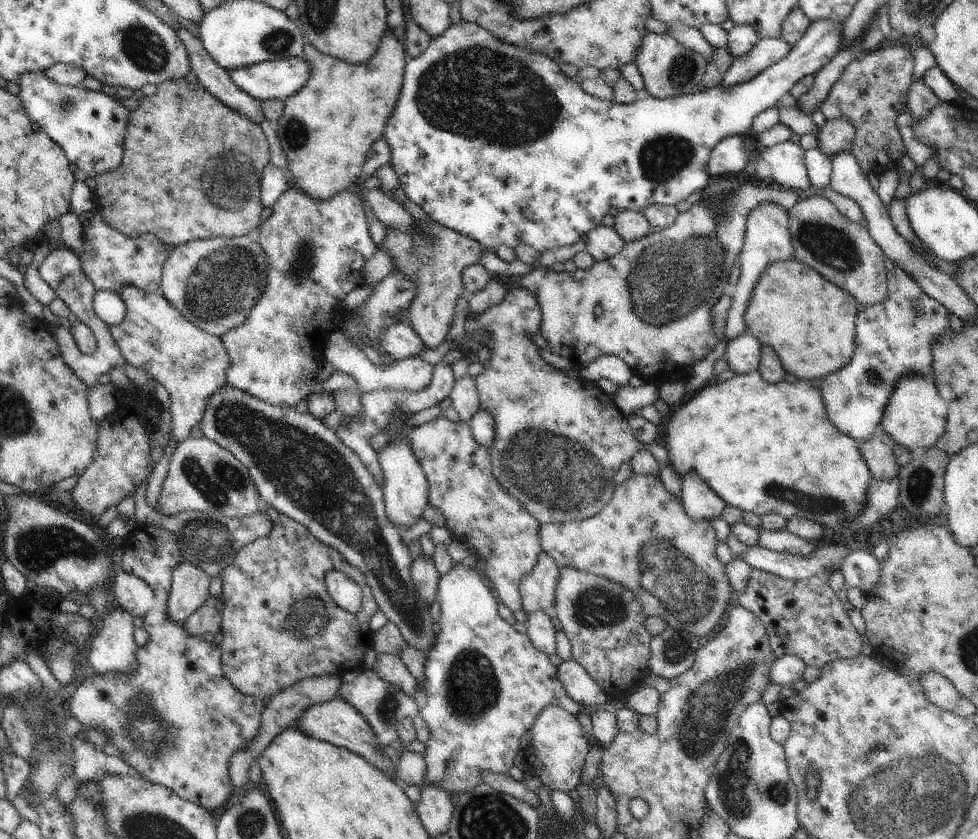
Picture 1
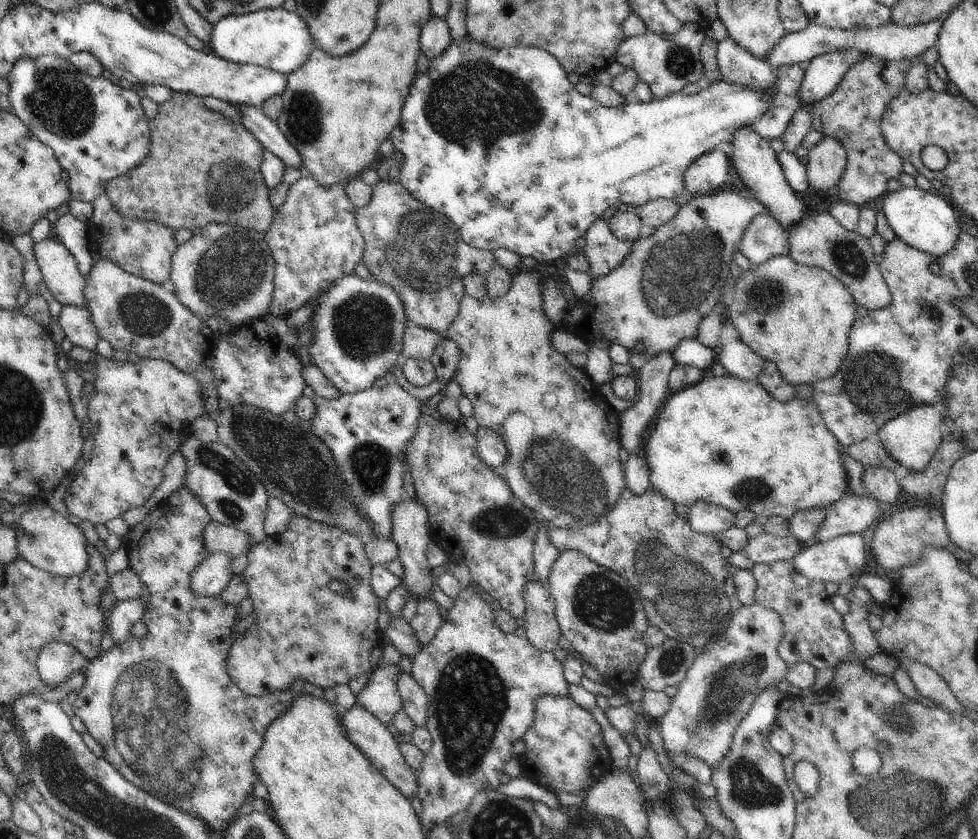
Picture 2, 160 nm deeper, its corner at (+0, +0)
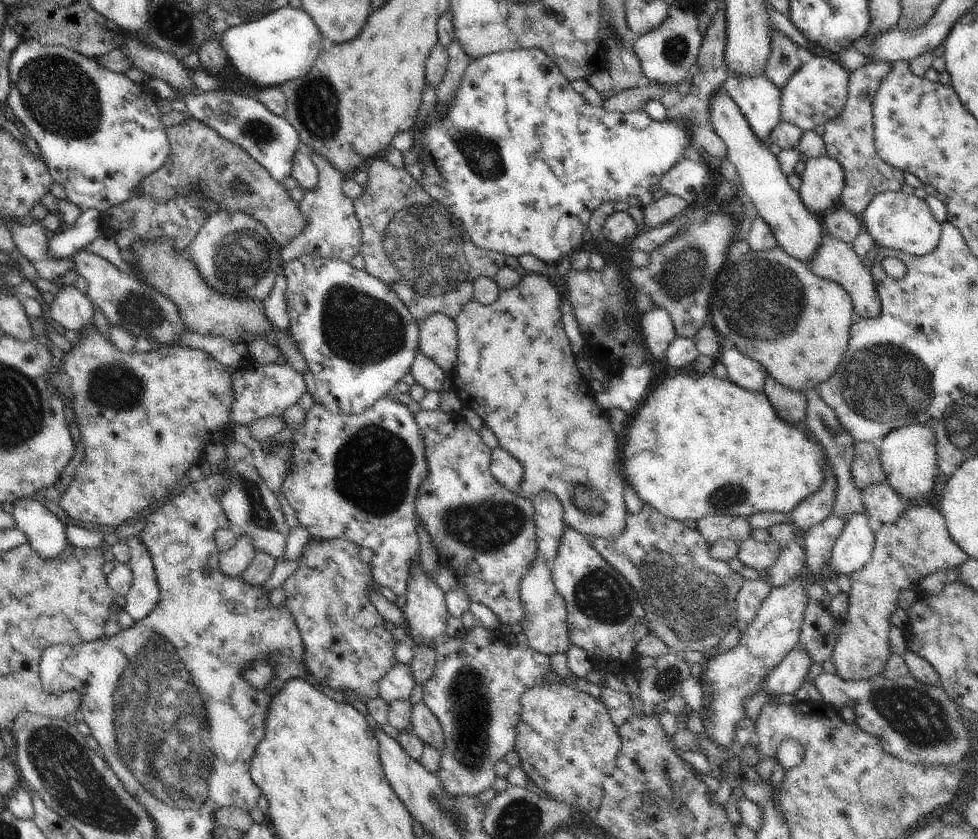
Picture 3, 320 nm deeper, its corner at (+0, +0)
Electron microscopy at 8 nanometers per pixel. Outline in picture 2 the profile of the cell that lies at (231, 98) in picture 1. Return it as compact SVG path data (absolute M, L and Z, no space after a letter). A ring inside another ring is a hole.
M238 105L243 112L244 128L248 129L259 140L264 148L271 150L285 165L302 171L303 158L297 148L287 141L277 122L270 120L259 107Z

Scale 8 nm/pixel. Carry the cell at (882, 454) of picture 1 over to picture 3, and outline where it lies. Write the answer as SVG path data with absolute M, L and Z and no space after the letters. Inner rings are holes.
M887 480L862 491L865 512L875 526L894 524L904 514L908 503L889 485Z

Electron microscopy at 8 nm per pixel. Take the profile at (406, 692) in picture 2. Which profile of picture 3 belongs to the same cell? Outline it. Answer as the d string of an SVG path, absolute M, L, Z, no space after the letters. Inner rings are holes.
M424 703L413 705L412 714L413 733L423 740L424 744L442 754L445 751L445 736L440 721Z

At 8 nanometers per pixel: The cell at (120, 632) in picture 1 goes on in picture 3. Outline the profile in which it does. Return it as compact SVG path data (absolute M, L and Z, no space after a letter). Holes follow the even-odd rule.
M130 535L126 540L129 546L129 565L133 572L133 585L126 594L124 610L135 620L140 621L156 606L159 586L155 577L154 565L148 547L140 535Z

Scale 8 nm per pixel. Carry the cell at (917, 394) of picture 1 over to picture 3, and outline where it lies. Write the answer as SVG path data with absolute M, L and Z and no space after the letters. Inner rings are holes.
M908 425L889 432L880 442L881 463L889 485L908 503L928 502L939 474L937 436L928 425Z

